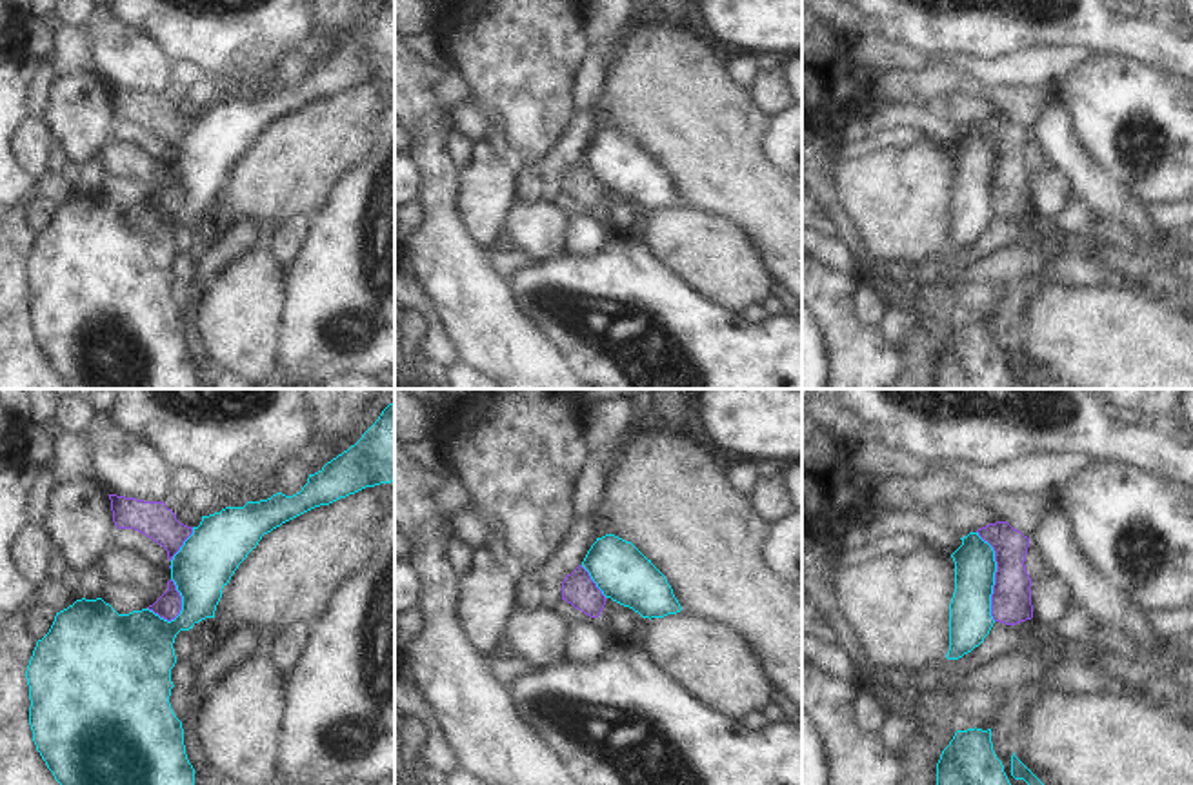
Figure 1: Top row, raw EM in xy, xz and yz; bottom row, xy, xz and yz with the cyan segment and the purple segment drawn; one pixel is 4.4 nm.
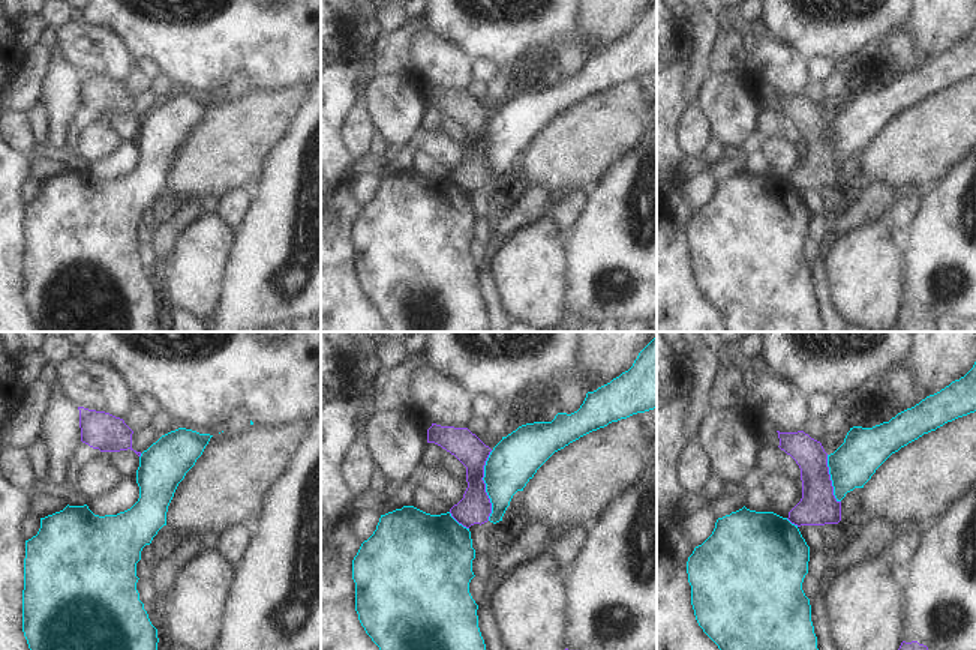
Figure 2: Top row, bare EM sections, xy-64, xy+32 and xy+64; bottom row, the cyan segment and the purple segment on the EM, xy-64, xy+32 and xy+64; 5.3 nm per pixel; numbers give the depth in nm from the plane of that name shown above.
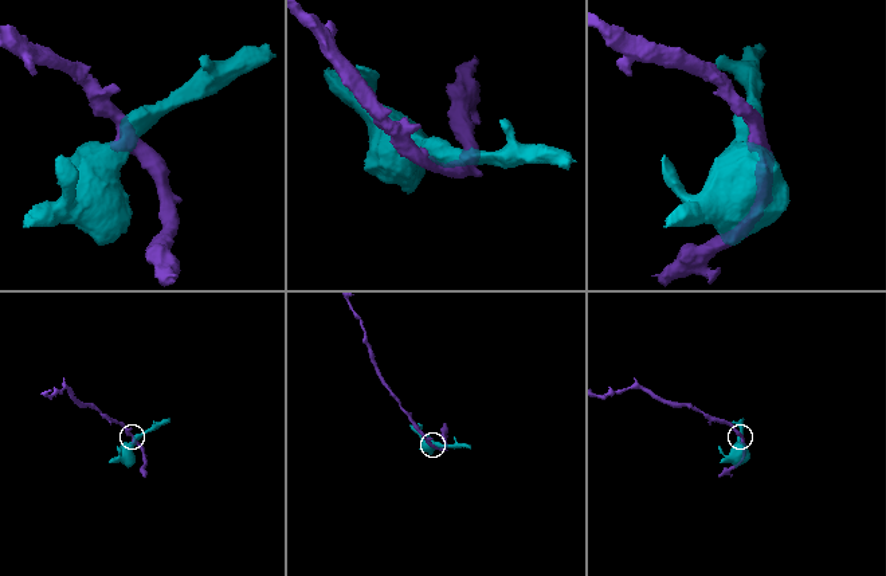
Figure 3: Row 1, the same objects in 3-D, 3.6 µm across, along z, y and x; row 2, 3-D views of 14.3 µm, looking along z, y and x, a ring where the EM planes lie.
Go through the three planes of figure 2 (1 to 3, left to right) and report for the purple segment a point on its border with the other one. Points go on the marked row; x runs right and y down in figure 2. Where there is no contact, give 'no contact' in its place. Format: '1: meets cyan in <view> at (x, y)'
1: meets cyan in xy-64 at (141, 455)
2: meets cyan in xy+32 at (486, 485)
3: meets cyan in xy+64 at (831, 479)

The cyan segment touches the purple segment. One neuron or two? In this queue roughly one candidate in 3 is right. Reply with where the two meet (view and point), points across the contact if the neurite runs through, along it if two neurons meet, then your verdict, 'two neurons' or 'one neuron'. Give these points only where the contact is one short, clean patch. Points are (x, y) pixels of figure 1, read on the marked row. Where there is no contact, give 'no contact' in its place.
yz (993, 576) | along yz (977, 531), (993, 551), (992, 616), (995, 620) | two neurons

